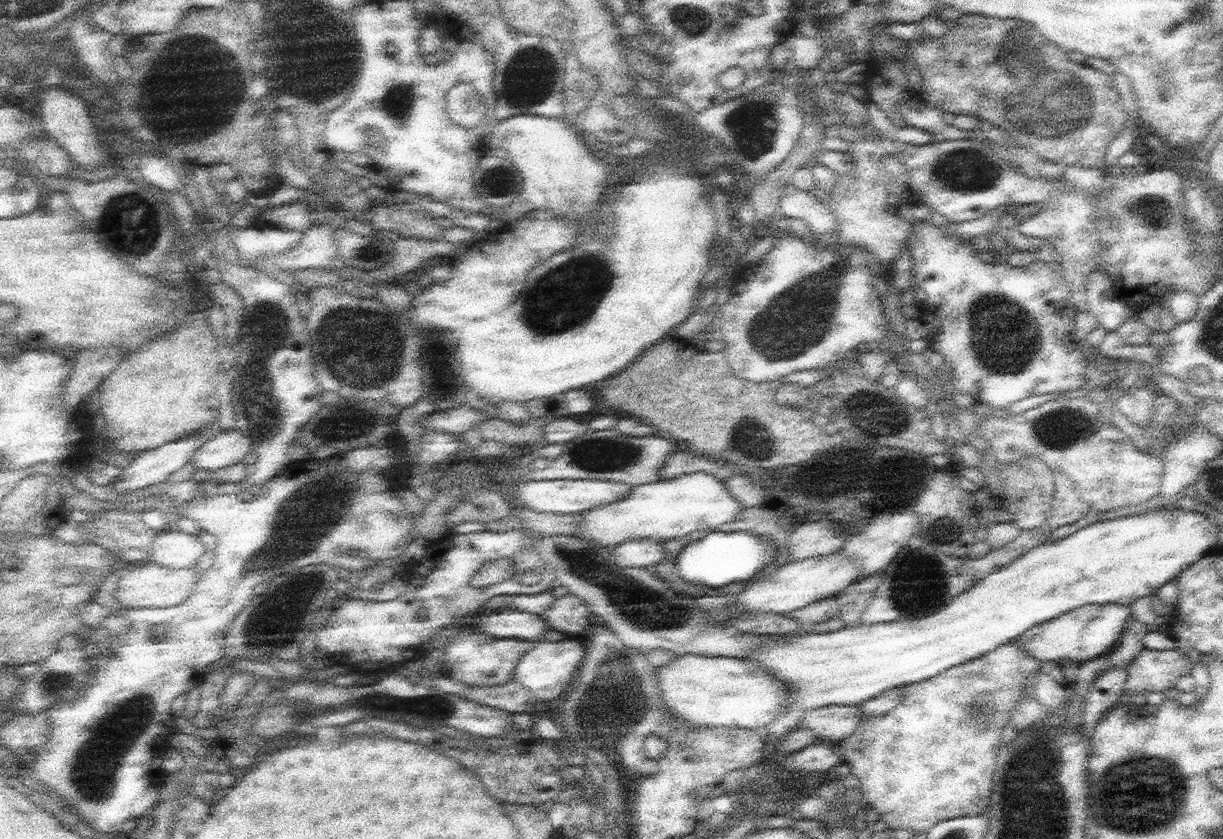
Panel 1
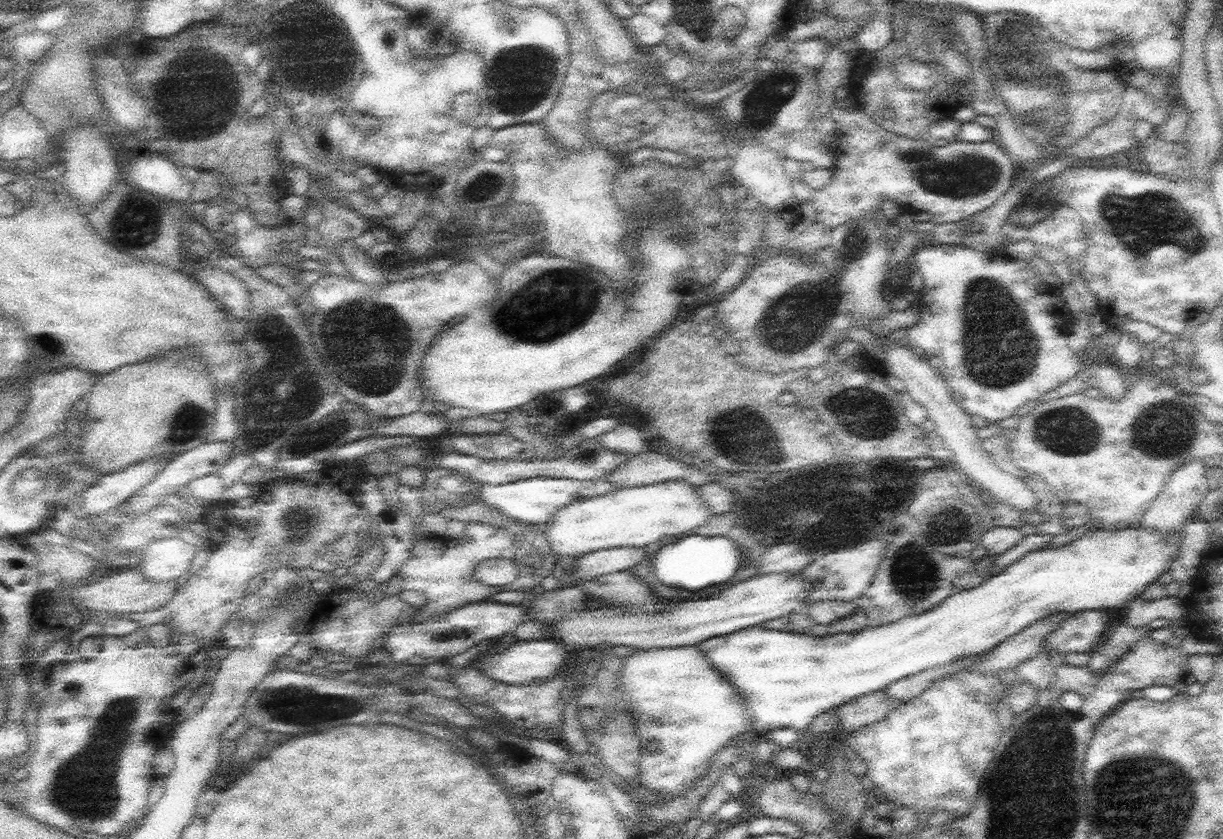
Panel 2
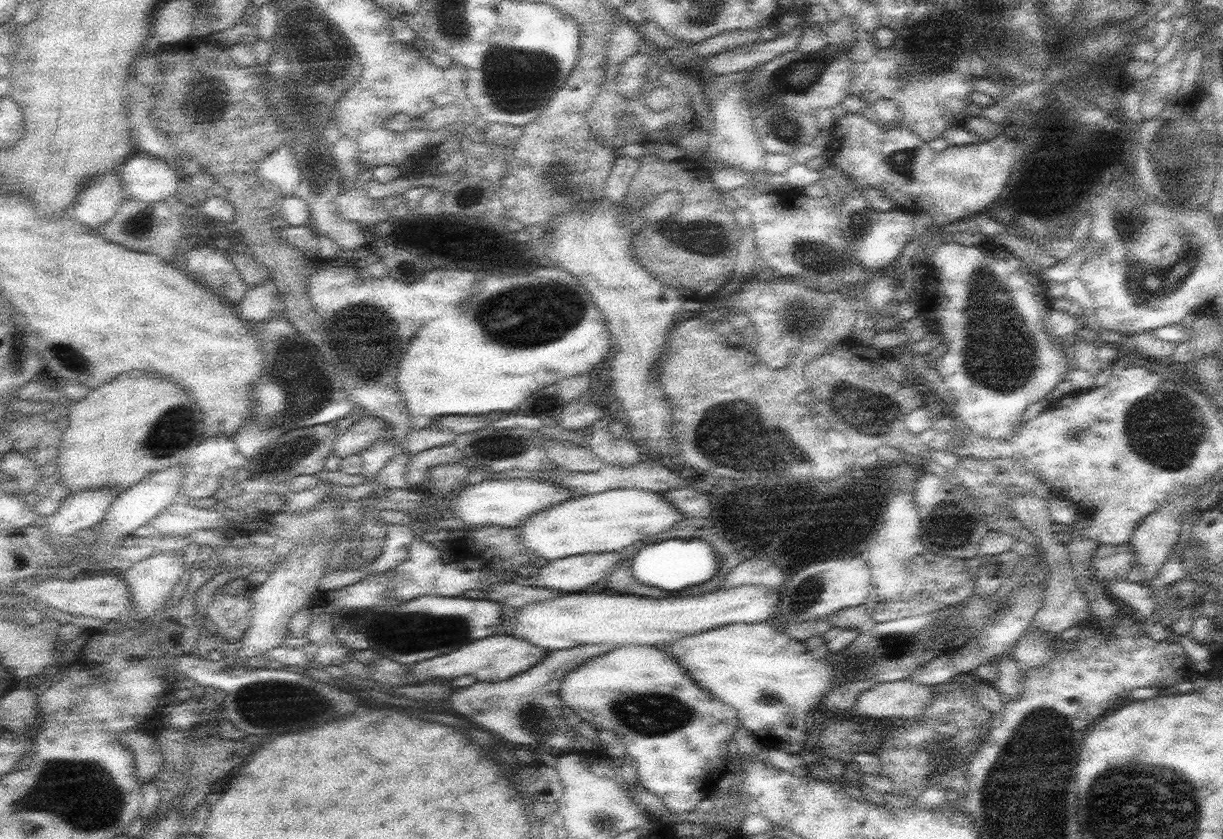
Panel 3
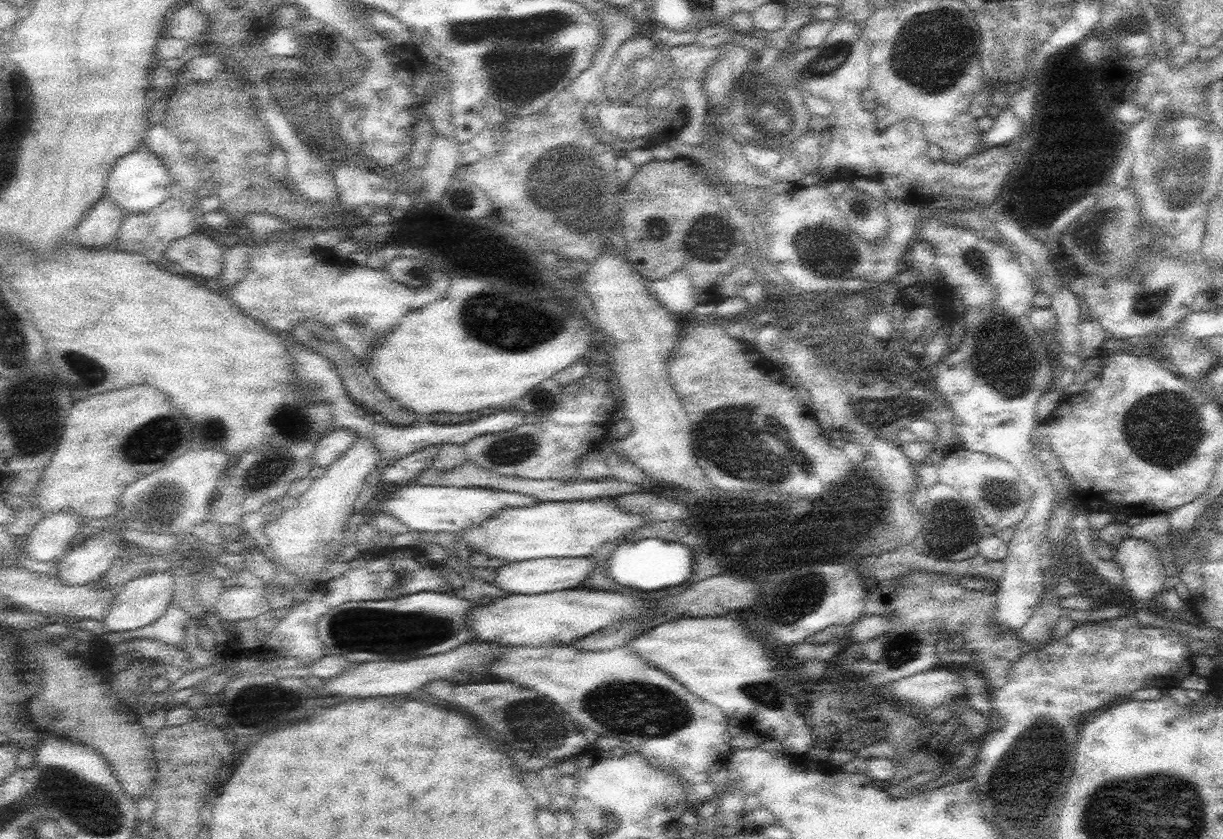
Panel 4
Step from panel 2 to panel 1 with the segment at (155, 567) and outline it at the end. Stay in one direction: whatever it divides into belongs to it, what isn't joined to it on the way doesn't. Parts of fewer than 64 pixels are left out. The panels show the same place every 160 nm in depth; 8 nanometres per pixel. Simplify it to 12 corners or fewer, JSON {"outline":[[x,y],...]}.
{"outline":[[172,525],[156,535],[150,560],[178,570],[205,554],[199,535]]}

